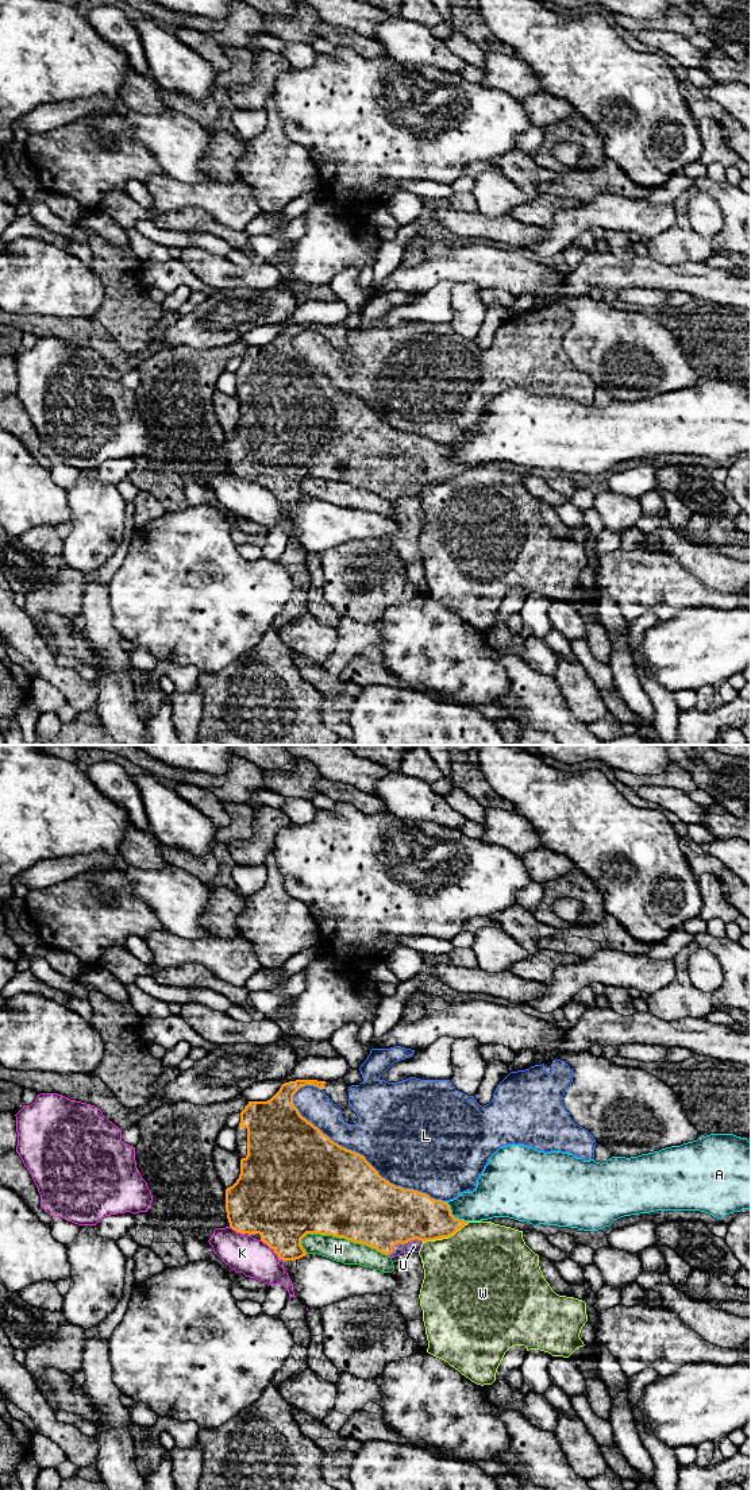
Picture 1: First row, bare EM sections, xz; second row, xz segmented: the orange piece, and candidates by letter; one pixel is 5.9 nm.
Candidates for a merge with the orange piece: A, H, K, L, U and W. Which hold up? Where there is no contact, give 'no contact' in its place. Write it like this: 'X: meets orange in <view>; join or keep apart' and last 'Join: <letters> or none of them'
A: meets orange in xz; keep apart
H: meets orange in xz; keep apart
K: meets orange in xz; keep apart
L: meets orange in xz; keep apart
U: meets orange in xz; join
W: meets orange in xz; keep apart
Join: U

